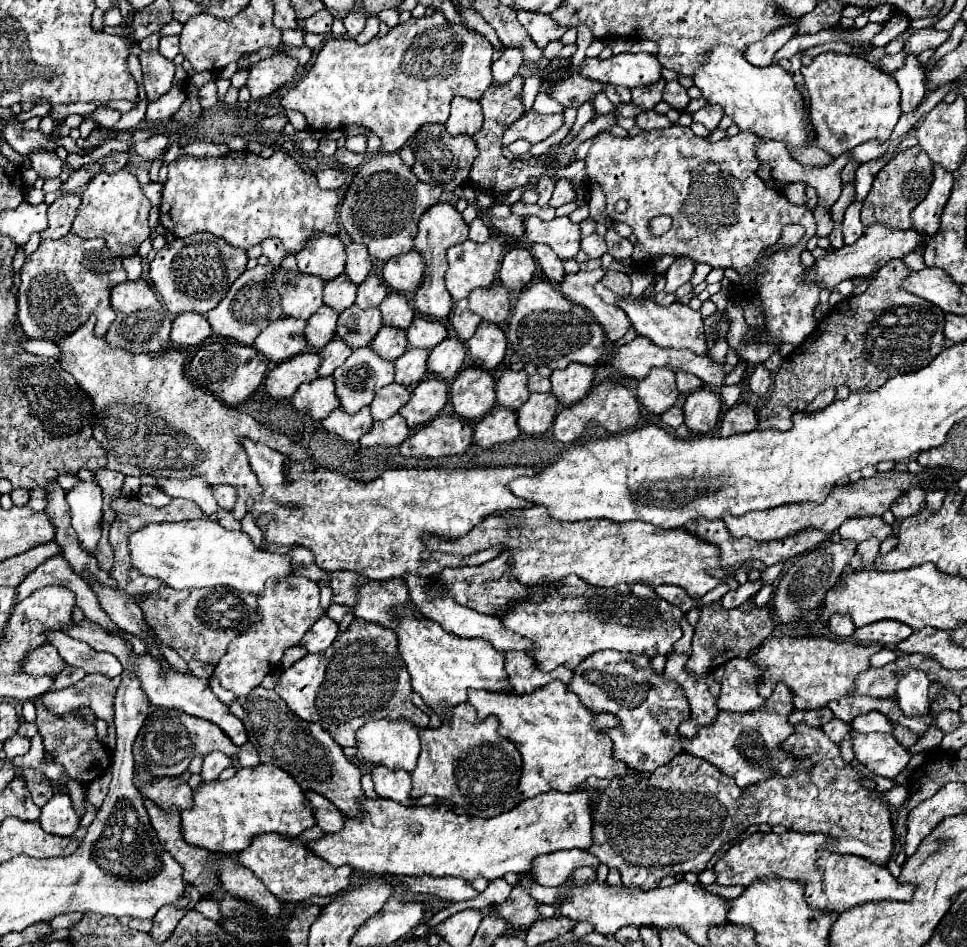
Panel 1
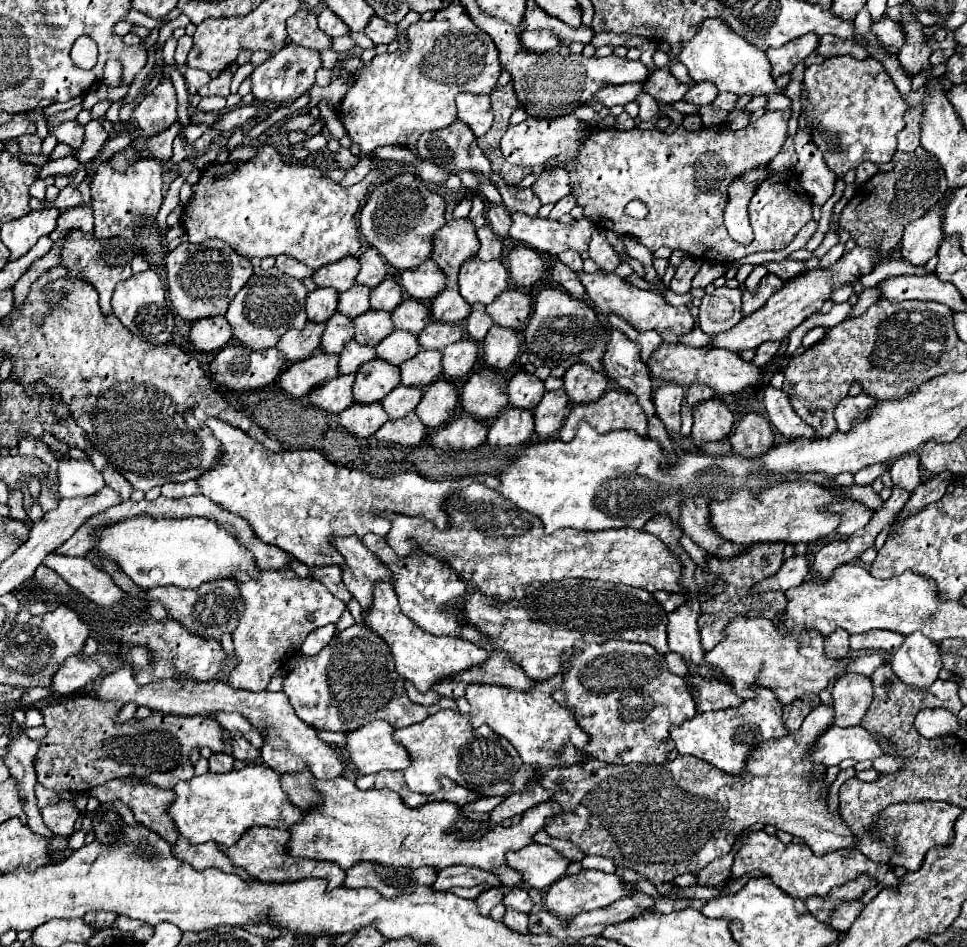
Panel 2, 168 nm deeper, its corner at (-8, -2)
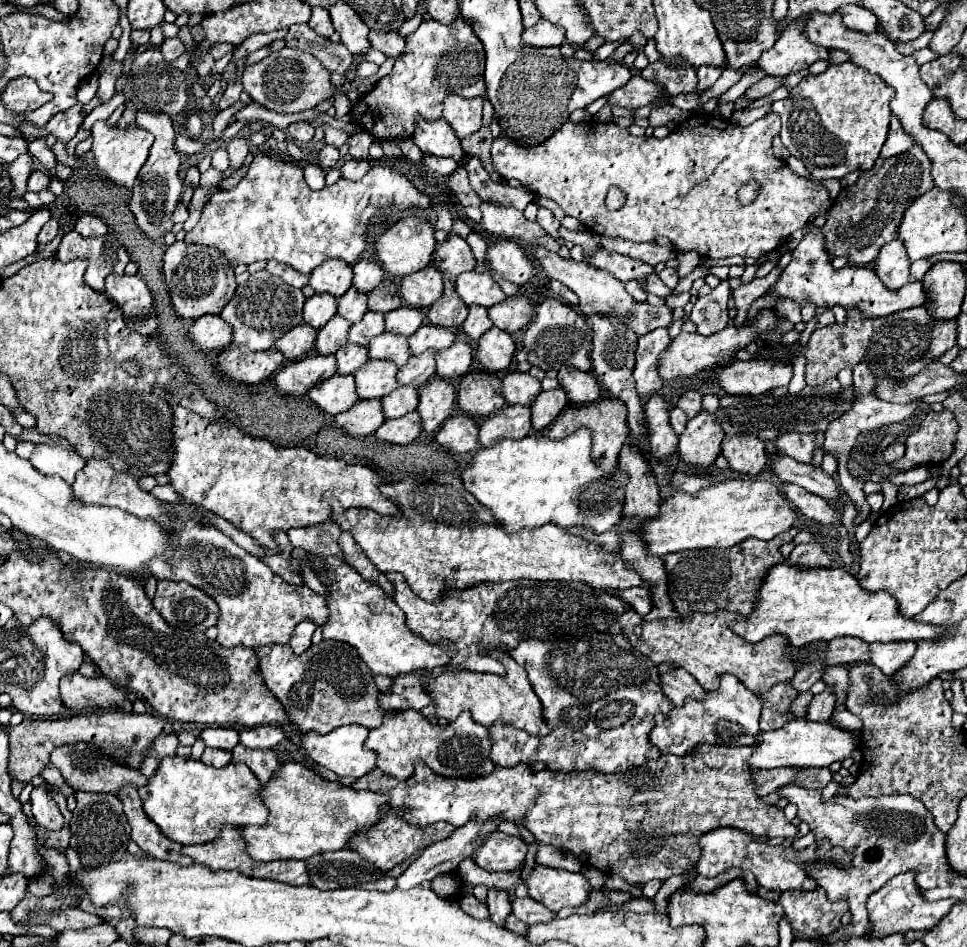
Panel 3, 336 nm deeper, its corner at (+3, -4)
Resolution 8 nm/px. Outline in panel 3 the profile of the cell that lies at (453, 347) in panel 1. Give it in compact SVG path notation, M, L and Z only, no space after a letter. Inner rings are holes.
M456 340L452 344L452 348L444 348L436 354L436 364L438 364L438 376L440 378L450 378L450 380L456 380L456 378L462 378L470 364L472 364L472 348L470 344L466 342L460 342Z

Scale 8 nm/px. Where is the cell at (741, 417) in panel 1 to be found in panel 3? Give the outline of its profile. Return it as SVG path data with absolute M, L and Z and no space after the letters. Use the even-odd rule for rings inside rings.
M726 436L722 454L730 468L740 474L758 474L766 464L764 442L756 440L756 436Z

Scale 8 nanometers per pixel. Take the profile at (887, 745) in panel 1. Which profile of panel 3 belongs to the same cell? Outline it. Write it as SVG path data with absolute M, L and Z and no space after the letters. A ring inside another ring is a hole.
M804 718L788 722L784 728L774 732L760 732L756 752L748 760L752 768L798 768L798 766L830 766L832 762L842 762L844 758L850 758L852 752L858 748L858 738L852 736L846 730L834 728L830 722L810 722Z

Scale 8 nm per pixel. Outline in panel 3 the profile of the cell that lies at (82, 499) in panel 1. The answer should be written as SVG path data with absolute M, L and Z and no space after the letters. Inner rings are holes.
M36 444L36 450L30 462L38 472L48 474L48 476L58 474L68 484L74 482L76 474L82 472L86 464L86 460L80 458L76 452L70 452L60 446L52 446L52 444Z

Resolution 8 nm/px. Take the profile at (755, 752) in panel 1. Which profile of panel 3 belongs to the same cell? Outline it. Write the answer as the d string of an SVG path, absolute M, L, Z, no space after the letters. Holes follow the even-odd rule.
M724 674L724 676L720 676L720 688L716 692L708 692L708 696L704 700L698 702L698 700L688 698L682 708L672 708L668 720L664 720L662 716L656 716L656 728L650 732L650 740L654 746L660 748L662 754L676 754L676 756L686 756L700 744L718 744L718 746L756 744L756 736L760 732L760 728L758 728L760 710L762 710L760 698L756 694L748 692L748 688L744 688L744 684L740 684L740 680L736 680L736 676Z

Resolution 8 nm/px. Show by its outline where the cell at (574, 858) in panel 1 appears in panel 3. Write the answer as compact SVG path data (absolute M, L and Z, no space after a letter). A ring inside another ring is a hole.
M492 832L482 848L474 854L474 862L488 872L516 872L526 862L528 844L518 836Z

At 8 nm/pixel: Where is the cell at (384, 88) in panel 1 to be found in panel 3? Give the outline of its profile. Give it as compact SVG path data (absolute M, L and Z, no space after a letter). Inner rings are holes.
M458 16L452 24L440 24L438 20L426 20L418 26L416 32L412 32L406 38L406 50L400 60L396 60L392 74L380 78L370 92L358 98L358 102L352 106L350 116L356 128L364 128L374 140L406 140L412 138L412 132L416 128L416 116L422 116L424 120L432 122L438 120L442 114L442 100L448 94L460 94L462 98L476 98L484 96L484 48L470 24Z

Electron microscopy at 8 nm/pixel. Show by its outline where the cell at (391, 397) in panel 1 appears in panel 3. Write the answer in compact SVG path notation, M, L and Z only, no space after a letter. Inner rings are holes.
M398 386L394 392L382 398L382 410L386 418L400 418L418 406L418 390L412 386Z

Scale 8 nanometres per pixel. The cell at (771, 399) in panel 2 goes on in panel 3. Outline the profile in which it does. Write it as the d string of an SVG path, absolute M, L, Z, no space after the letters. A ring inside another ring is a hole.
M786 432L776 440L776 454L790 456L798 462L812 462L814 448L816 448L816 434Z

